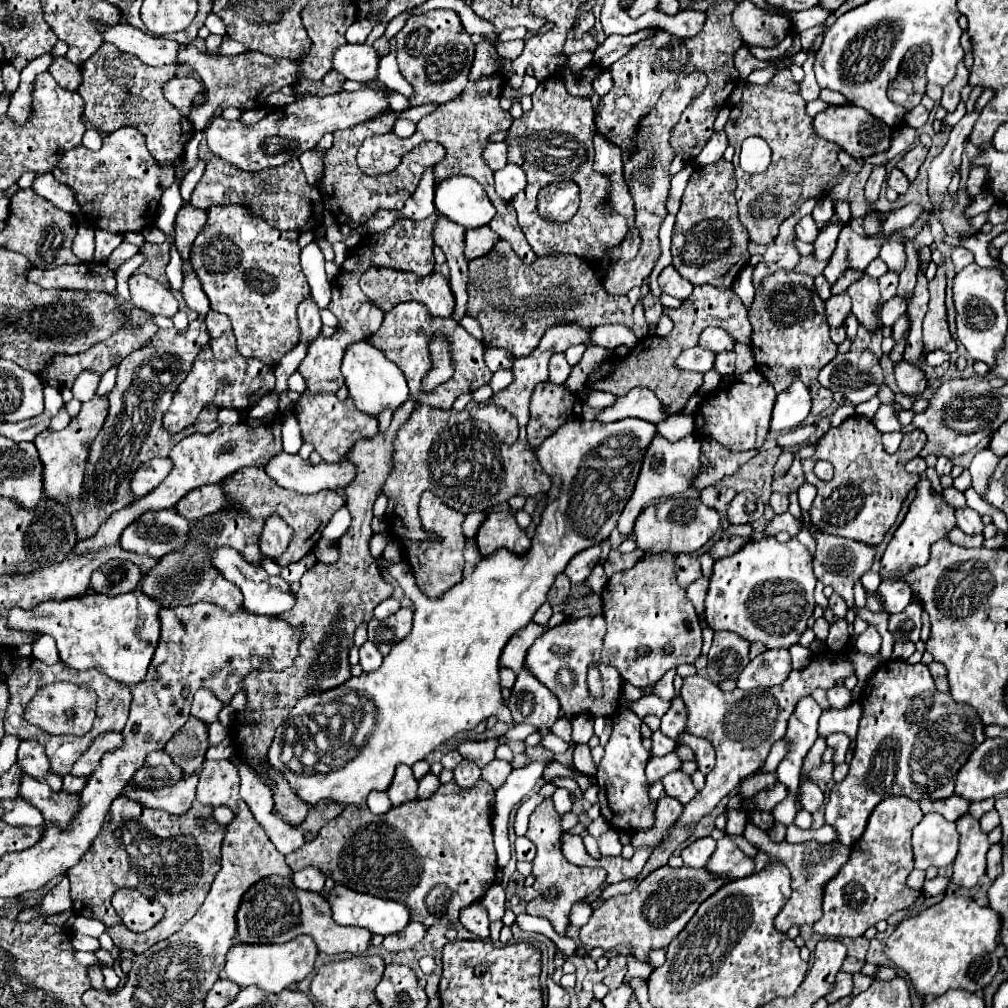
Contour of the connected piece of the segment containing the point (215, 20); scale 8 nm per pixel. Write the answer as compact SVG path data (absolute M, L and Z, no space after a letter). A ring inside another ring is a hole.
M210 12L210 14L206 16L206 28L208 28L212 34L220 34L220 36L226 34L226 26L224 26L224 22L222 22L214 12Z

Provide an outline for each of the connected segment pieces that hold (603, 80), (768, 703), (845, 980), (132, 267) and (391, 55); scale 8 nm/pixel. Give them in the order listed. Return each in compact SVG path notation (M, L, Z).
M602 70L602 72L598 74L598 78L594 78L594 92L596 92L598 96L604 96L610 88L612 88L612 76L610 76L608 70Z
M854 636L850 638L850 644L842 652L832 652L824 650L812 658L812 662L804 670L792 670L790 676L772 688L758 688L758 690L732 690L732 692L722 692L714 682L702 676L688 676L684 678L684 686L680 690L682 702L688 712L686 720L686 730L698 738L706 738L714 750L716 750L716 766L714 770L706 776L706 788L696 794L692 802L688 802L680 814L680 818L664 832L662 840L670 836L674 830L680 828L690 828L696 826L706 814L714 810L714 806L728 796L730 792L736 790L740 778L754 774L762 762L766 760L766 754L770 746L780 740L786 732L786 724L790 714L794 712L794 706L798 704L800 698L810 696L812 690L816 688L832 688L836 680L846 680L848 676L854 676L854 664L852 664L852 652L854 650Z
M838 972L838 978L830 990L830 994L826 994L828 1004L834 1004L838 998L844 998L852 992L852 974L846 972Z
M140 252L140 254L136 254L134 258L130 258L128 262L124 262L120 268L118 268L118 272L116 272L116 280L118 280L118 288L116 288L116 292L118 292L118 298L122 300L122 302L130 302L130 292L128 292L128 278L138 270L138 266L144 262L144 254Z
M391 38L390 51L386 56L380 58L380 66L378 66L378 78L390 86L392 90L398 90L400 94L404 96L410 96L412 94L412 86L402 78L400 70L398 70L398 64L396 61L396 42L395 38Z

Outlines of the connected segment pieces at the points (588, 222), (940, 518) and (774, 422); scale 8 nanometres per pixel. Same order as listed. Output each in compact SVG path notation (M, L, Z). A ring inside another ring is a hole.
M546 78L540 82L536 92L532 94L532 110L524 112L514 120L510 130L506 132L504 142L508 144L508 162L520 166L526 172L528 184L511 201L518 214L518 224L538 256L564 252L576 254L584 260L598 260L604 250L616 246L626 236L626 218L618 214L602 214L604 198L608 190L608 178L594 172L594 148L592 138L596 134L594 126L594 110L590 98L576 98L566 92L560 78ZM574 180L580 188L580 210L578 214L564 224L564 230L542 220L536 214L536 194L540 188L550 182Z
M922 476L922 480L916 484L916 498L910 504L910 510L904 518L904 522L898 526L898 530L894 532L892 540L888 542L884 556L880 560L880 578L882 580L902 580L906 576L906 572L910 572L912 568L924 566L928 562L930 556L930 546L944 538L946 532L950 528L956 526L956 518L954 518L954 508L950 508L944 498L932 494L932 486L930 482Z
M794 382L786 392L780 392L770 420L770 430L790 430L810 414L810 392L802 382Z

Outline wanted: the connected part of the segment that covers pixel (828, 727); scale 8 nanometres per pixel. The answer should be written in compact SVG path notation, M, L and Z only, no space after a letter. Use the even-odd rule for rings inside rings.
M854 702L852 706L842 708L842 710L824 710L818 722L818 734L826 738L834 732L844 732L853 741L856 739L860 716L862 716L860 702Z

